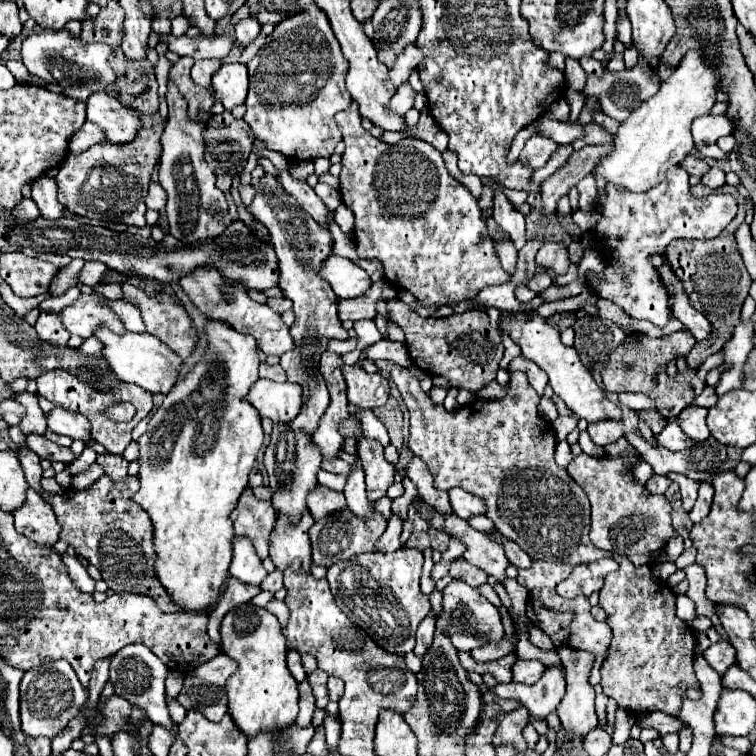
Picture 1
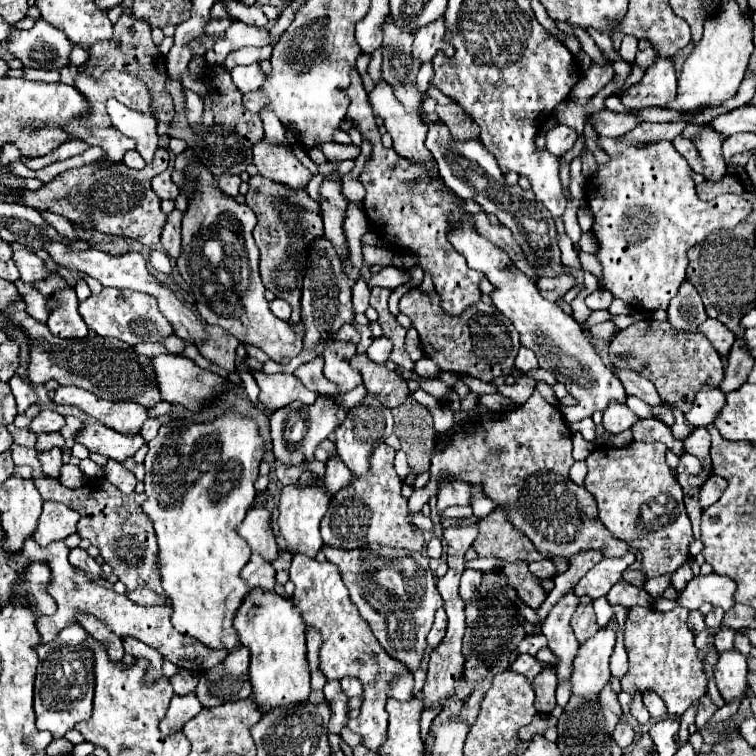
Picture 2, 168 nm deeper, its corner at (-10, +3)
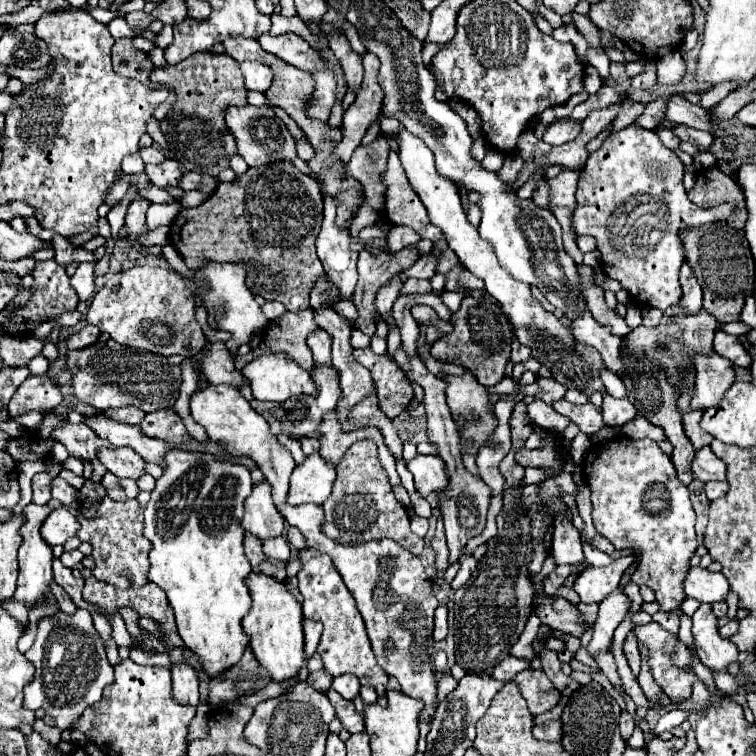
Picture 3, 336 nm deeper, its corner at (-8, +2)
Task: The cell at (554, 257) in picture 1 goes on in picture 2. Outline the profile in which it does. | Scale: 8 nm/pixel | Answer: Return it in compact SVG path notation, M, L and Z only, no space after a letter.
M562 273L558 279L538 279L536 285L538 285L538 291L544 299L558 301L560 297L564 297L574 287L574 279L566 273Z

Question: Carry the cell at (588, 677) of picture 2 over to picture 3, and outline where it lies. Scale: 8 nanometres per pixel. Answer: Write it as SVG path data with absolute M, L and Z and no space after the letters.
M620 590L612 592L612 596L606 596L600 602L600 614L594 624L594 636L586 646L590 656L596 656L598 652L608 652L612 634L618 628L618 624L624 620L628 608L630 608L630 600Z

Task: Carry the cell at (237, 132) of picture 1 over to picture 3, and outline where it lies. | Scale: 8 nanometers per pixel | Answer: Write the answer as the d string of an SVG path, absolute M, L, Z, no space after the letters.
M200 52L174 66L164 66L152 72L152 78L160 84L174 86L176 104L166 120L160 122L174 158L186 168L200 174L218 176L224 168L230 168L230 158L236 154L236 138L226 126L224 112L230 106L248 104L248 90L240 76L238 62L228 54Z

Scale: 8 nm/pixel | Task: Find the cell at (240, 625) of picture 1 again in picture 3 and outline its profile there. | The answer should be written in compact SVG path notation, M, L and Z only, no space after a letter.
M250 574L246 582L250 596L252 596L252 608L242 618L242 630L250 636L250 648L260 662L262 668L270 674L272 682L292 686L290 682L298 678L300 668L306 664L304 656L304 632L302 632L302 606L294 600L292 594L288 594L284 582L278 582L266 574Z

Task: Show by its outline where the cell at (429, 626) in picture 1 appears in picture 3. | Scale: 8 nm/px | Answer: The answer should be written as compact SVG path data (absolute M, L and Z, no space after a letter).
M446 606L436 608L434 618L434 640L444 640L448 634L448 609Z

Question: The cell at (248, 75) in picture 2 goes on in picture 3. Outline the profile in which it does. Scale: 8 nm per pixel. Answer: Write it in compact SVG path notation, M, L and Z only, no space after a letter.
M240 62L240 70L244 74L244 86L246 90L258 90L266 92L272 84L272 70L266 64L260 62Z

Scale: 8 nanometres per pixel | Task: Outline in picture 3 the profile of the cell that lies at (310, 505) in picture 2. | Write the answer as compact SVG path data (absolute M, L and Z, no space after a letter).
M312 454L304 460L304 464L294 468L286 502L292 506L298 506L302 502L322 504L332 494L334 478L336 470L324 462L320 454Z

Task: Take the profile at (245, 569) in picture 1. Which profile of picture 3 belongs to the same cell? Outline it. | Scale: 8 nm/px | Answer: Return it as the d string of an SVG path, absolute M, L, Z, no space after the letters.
M266 480L254 486L252 494L244 502L244 508L246 508L246 512L244 512L244 518L240 520L240 526L248 534L260 538L262 542L276 538L276 536L282 536L284 518L272 502L270 484Z

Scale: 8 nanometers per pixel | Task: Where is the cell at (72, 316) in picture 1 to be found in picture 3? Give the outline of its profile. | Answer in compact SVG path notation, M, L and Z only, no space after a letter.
M130 266L110 278L110 288L104 286L88 304L86 322L100 328L118 344L156 352L162 356L182 354L196 356L204 348L206 338L194 318L194 290L166 266Z

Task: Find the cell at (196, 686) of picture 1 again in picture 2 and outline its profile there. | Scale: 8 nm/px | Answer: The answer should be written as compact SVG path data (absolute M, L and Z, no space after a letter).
M240 647L232 651L220 665L200 675L196 695L204 707L218 707L228 701L240 701L252 695L250 687L250 651Z

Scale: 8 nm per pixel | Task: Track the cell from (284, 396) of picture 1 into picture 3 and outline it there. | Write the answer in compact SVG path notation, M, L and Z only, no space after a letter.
M268 354L252 360L244 366L242 374L250 382L252 394L258 400L284 402L290 396L316 392L310 372L302 370L282 354Z

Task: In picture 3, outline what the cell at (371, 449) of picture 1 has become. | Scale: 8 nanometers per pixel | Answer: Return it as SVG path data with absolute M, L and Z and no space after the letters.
M358 440L348 448L340 468L336 468L336 482L332 496L322 504L324 524L322 532L340 544L360 544L374 538L392 538L412 554L420 556L424 538L410 530L406 508L394 498L386 470L378 460L378 448L372 440Z

